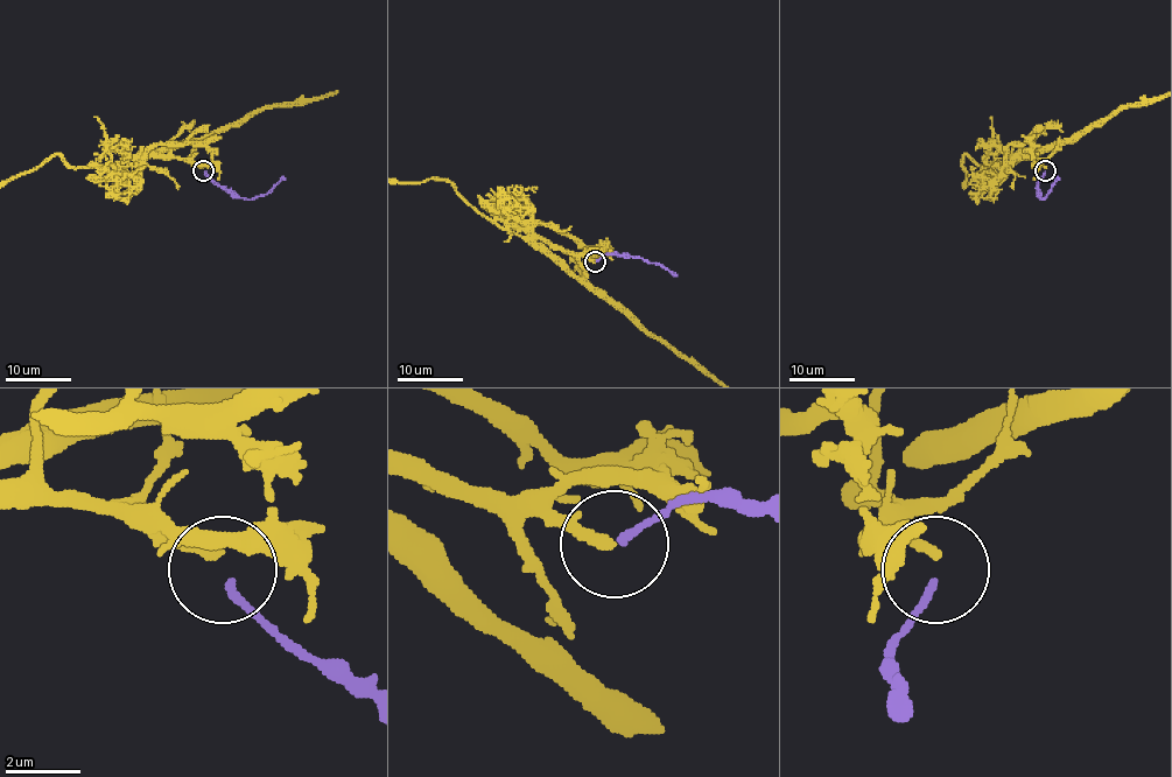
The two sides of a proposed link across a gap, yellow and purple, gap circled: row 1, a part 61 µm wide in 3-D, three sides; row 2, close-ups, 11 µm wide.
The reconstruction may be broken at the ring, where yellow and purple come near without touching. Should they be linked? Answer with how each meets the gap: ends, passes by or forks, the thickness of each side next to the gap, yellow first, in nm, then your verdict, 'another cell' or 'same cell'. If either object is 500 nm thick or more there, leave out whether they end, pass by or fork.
yellow ends; purple ends; calibres 280 and 220 nm; another cell

